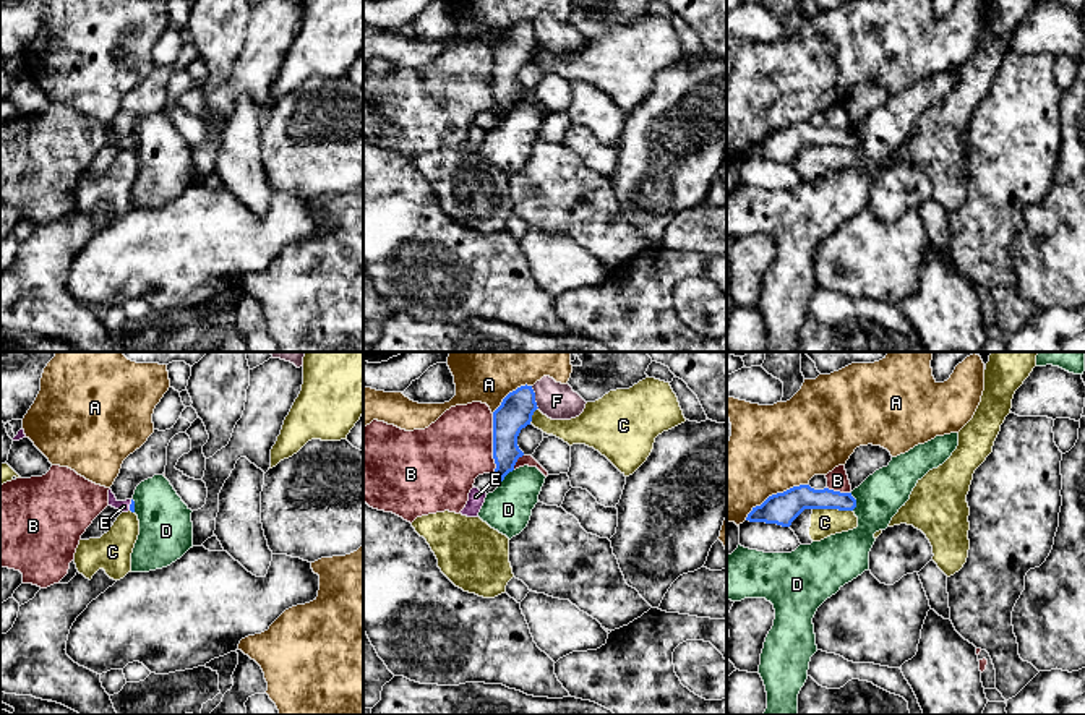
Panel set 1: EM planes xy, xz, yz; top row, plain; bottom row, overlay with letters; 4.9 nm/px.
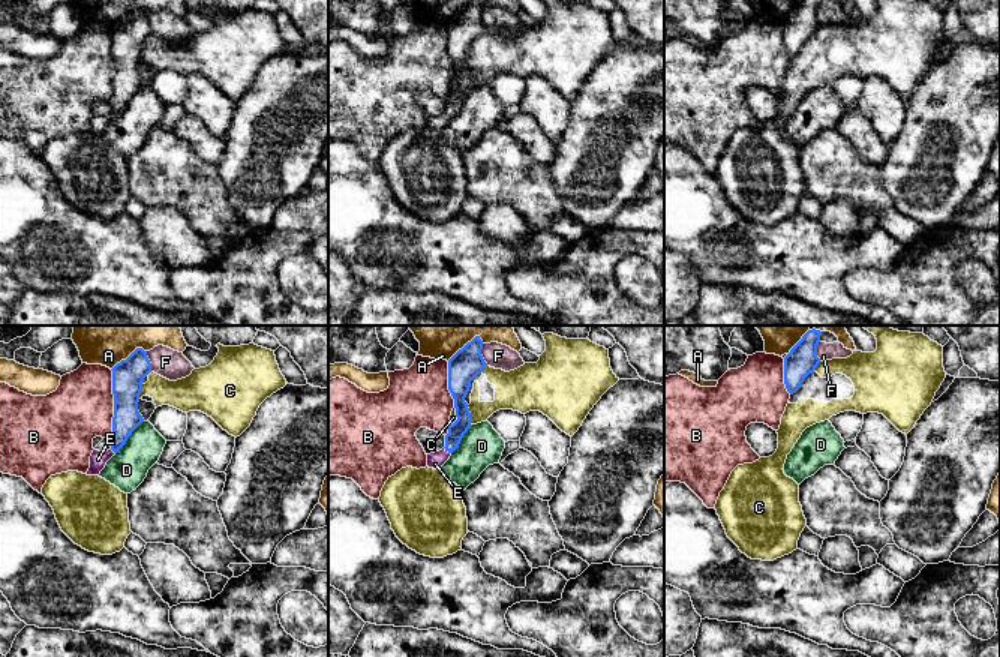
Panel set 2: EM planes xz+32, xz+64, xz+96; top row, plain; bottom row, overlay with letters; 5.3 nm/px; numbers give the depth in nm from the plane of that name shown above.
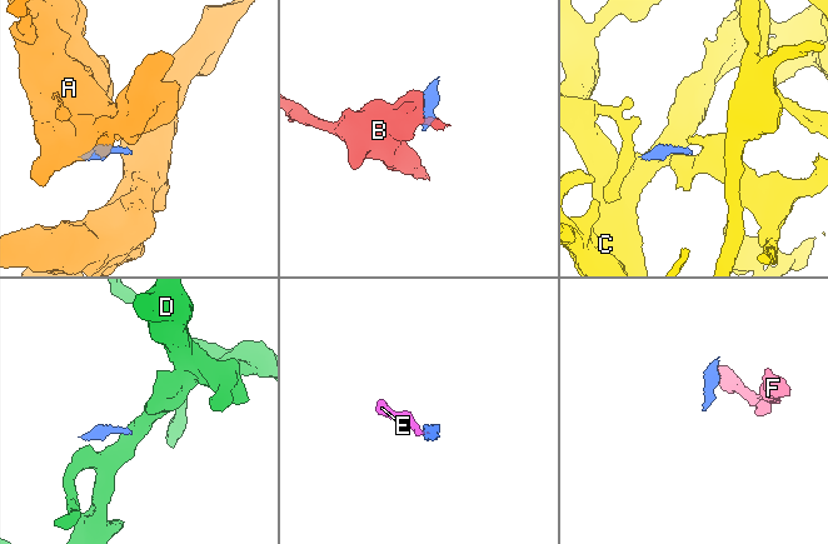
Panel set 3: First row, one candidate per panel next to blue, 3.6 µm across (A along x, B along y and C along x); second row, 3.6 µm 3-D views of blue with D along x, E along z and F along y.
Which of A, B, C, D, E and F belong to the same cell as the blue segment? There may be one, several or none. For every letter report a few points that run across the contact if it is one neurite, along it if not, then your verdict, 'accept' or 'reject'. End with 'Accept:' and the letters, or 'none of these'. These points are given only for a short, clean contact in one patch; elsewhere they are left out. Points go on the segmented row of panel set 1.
A: yz (806, 483), (769, 495), (745, 519) | reject
B: xz (492, 414), (493, 472) | reject
C: yz (813, 508), (852, 511) | reject
D: yz (850, 492), (855, 500), (853, 509) | reject
E: xy (132, 506), (130, 505), (124, 506) | accept
F: xz (531, 386), (539, 407) | reject
Accept: E

